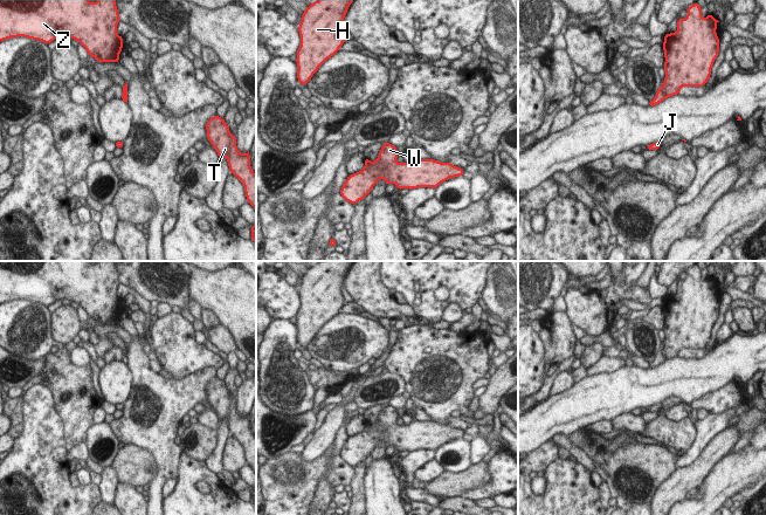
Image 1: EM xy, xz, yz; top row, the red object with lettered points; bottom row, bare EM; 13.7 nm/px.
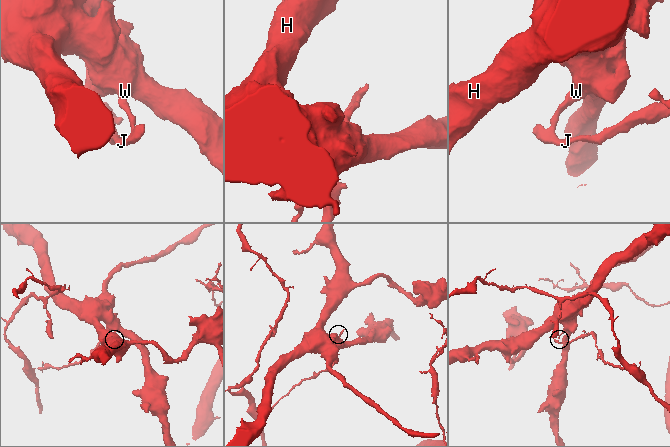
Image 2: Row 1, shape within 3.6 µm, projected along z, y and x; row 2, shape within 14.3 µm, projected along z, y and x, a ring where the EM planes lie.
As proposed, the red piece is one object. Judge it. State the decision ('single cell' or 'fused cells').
fused cells

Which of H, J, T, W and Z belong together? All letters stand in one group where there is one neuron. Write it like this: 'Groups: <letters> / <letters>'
Groups: H T W Z / J

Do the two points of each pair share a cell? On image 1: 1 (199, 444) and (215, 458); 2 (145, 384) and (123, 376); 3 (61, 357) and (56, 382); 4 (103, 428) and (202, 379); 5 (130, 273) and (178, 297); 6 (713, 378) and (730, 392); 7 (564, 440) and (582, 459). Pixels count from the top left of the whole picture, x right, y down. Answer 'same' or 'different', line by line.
1: different
2: different
3: same
4: different
5: same
6: different
7: same

